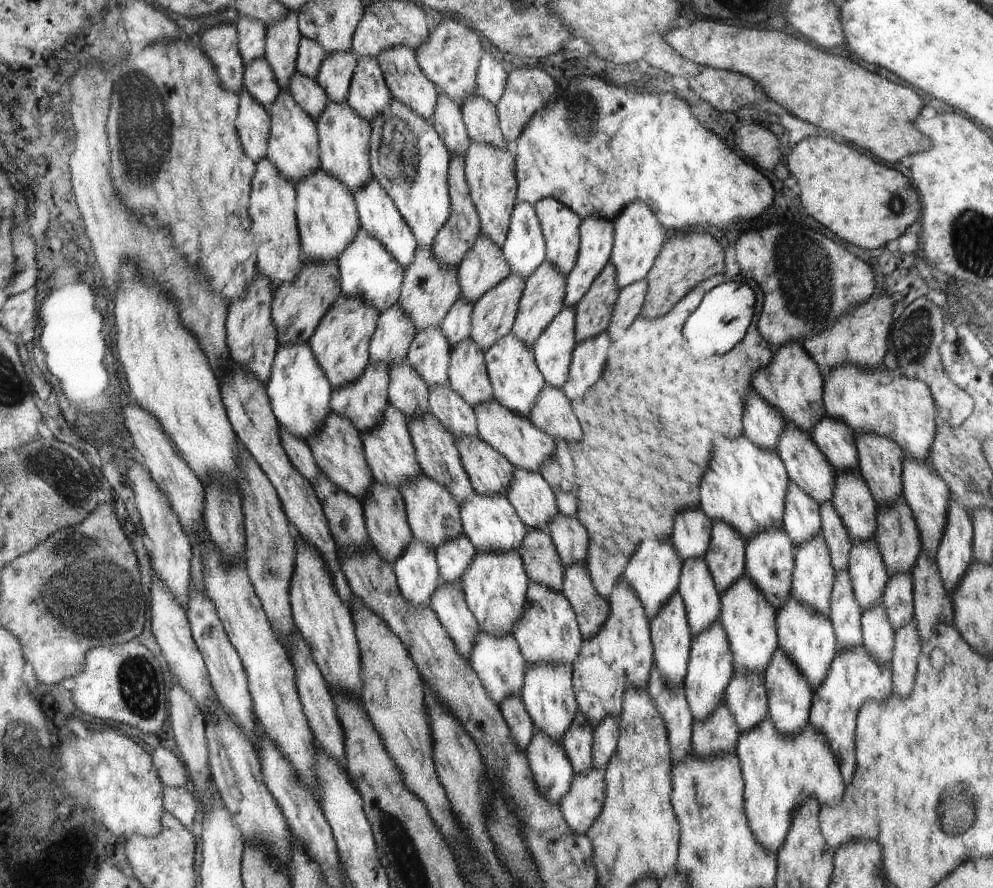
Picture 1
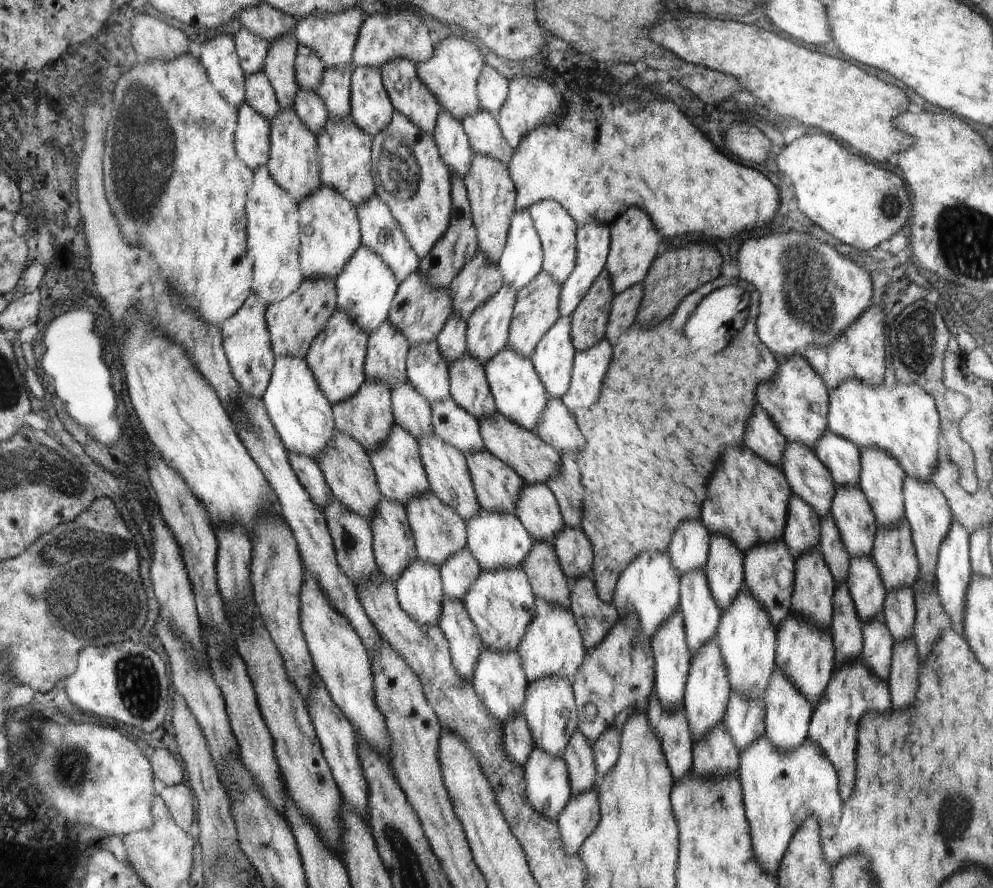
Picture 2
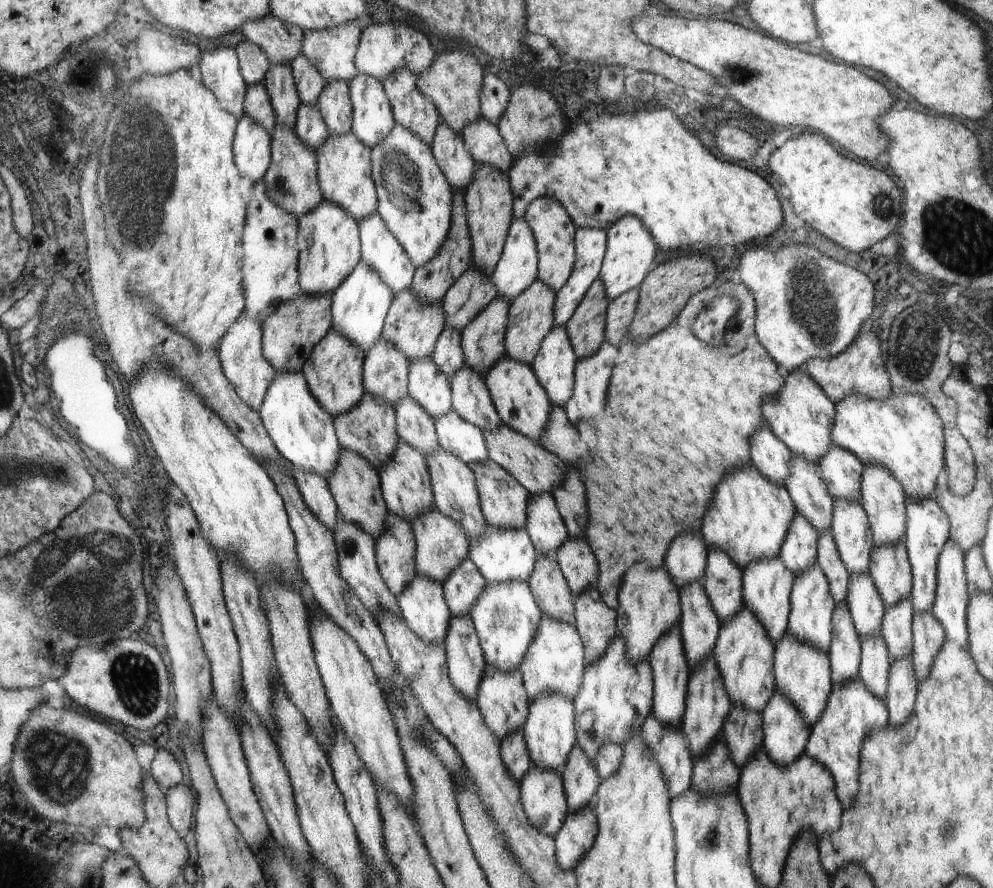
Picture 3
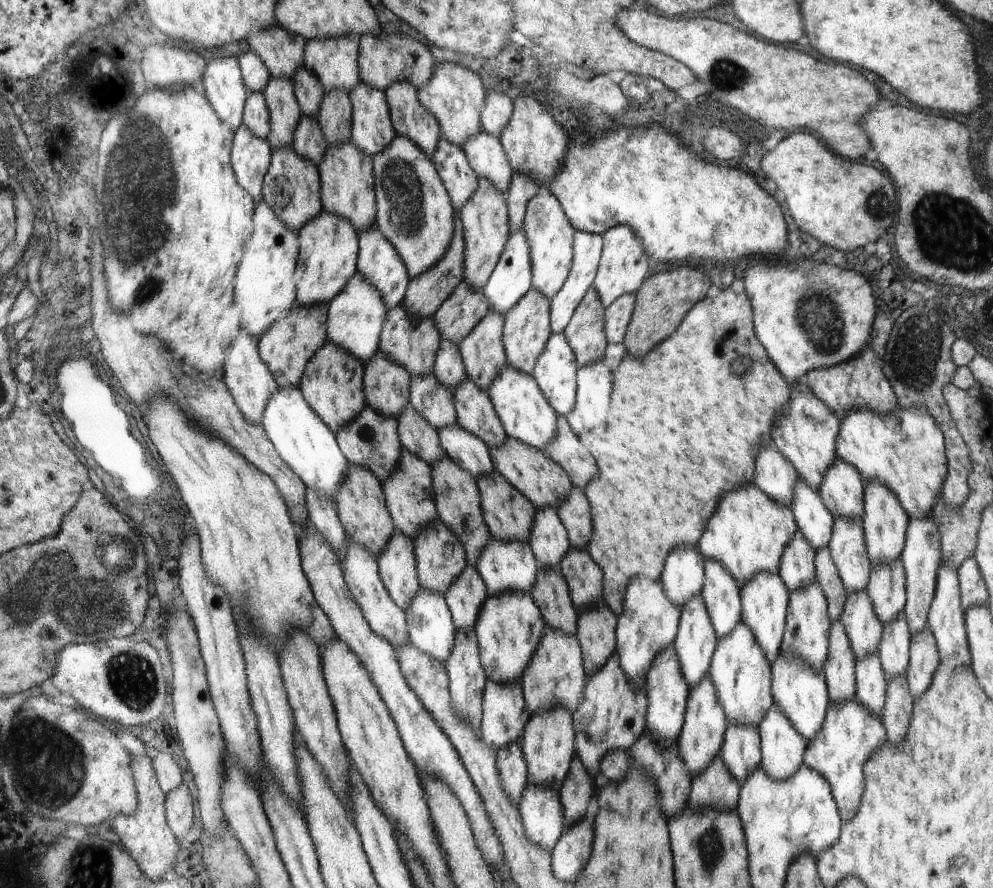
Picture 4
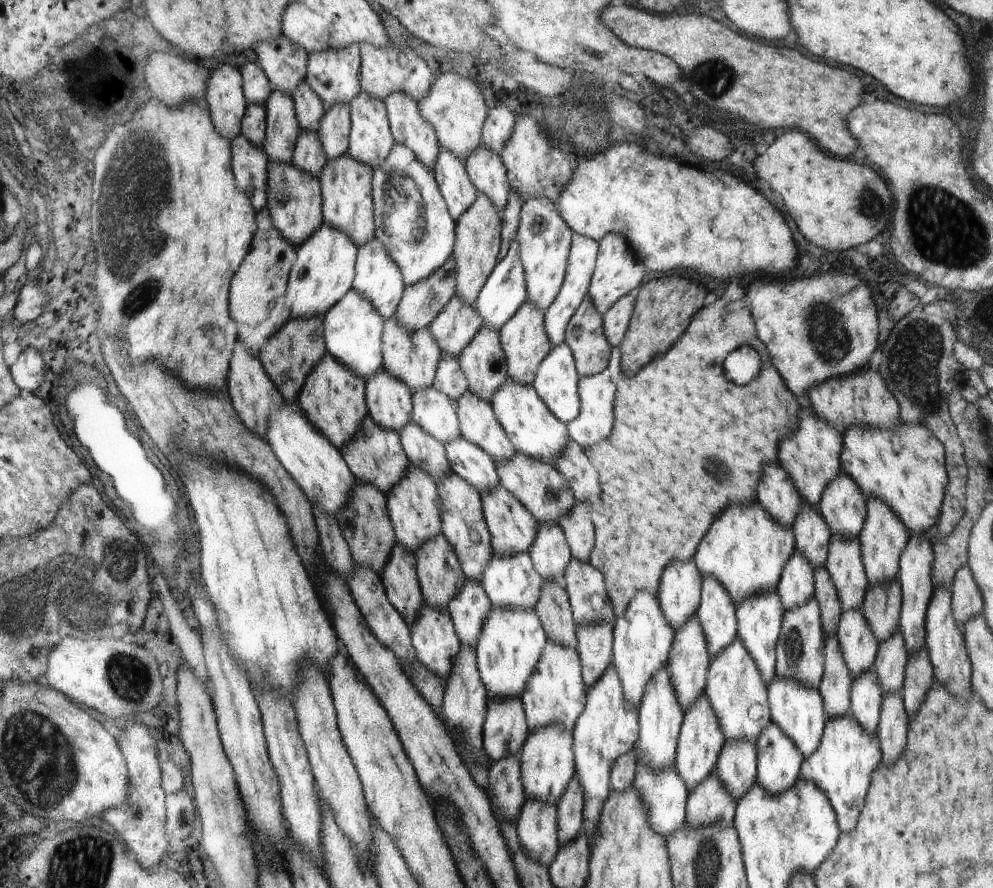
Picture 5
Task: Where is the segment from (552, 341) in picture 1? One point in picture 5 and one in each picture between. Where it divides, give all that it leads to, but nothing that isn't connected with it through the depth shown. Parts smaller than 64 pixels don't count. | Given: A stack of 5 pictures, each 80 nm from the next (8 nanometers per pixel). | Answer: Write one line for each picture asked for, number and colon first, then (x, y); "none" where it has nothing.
2: (554, 361)
3: (555, 367)
4: (557, 374)
5: (558, 384)

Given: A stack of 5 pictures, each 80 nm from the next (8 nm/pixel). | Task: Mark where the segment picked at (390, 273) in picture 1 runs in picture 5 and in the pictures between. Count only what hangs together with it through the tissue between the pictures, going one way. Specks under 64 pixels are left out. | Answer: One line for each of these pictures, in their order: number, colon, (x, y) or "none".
2: (366, 288)
3: (359, 309)
4: (355, 320)
5: (353, 330)

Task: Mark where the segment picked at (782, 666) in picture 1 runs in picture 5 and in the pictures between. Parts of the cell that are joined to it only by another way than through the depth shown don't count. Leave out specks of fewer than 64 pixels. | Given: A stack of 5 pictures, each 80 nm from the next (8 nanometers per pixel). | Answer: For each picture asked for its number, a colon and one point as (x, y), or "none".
2: (788, 712)
3: (785, 732)
4: (783, 748)
5: (779, 761)

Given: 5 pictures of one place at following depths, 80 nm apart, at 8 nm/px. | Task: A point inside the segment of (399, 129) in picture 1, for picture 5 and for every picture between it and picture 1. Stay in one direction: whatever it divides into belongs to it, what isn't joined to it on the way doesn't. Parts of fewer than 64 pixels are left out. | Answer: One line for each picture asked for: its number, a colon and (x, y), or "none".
2: (411, 176)
3: (415, 198)
4: (414, 210)
5: (413, 223)

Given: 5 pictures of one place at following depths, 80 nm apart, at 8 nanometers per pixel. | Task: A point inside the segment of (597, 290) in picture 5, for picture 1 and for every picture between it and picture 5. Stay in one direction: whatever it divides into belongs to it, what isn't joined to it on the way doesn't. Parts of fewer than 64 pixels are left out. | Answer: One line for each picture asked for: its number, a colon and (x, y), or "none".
1: (638, 235)
2: (634, 241)
3: (630, 252)
4: (624, 266)

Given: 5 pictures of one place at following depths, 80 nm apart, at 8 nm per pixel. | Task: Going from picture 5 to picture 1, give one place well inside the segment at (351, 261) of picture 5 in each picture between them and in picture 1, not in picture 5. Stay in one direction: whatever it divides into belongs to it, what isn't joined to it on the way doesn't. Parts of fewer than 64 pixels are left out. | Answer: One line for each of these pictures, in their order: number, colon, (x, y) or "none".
1: (328, 214)
2: (331, 234)
3: (330, 249)
4: (328, 259)

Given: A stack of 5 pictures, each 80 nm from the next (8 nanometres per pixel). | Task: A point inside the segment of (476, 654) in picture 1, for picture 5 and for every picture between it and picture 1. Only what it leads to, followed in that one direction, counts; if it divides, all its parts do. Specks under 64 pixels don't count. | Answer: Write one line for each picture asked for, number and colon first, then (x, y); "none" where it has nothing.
2: (499, 679)
3: (501, 696)
4: (504, 713)
5: (505, 729)

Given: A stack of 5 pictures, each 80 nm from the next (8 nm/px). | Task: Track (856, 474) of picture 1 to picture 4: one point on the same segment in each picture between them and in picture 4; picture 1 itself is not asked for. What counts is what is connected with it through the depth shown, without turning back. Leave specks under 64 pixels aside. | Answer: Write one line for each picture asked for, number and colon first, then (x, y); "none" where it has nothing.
2: (850, 508)
3: (851, 526)
4: (847, 544)

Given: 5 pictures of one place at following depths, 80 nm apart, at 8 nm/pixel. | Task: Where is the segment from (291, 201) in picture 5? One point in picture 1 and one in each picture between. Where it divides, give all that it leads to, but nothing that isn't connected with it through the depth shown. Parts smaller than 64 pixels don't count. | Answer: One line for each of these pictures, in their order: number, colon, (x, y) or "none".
1: (293, 146)
2: (294, 163)
3: (292, 178)
4: (292, 186)

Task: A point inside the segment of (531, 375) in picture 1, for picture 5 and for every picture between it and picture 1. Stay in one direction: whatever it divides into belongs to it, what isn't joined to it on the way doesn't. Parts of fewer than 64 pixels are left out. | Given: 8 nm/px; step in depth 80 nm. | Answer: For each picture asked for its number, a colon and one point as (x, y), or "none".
2: (519, 393)
3: (522, 403)
4: (526, 414)
5: (531, 427)

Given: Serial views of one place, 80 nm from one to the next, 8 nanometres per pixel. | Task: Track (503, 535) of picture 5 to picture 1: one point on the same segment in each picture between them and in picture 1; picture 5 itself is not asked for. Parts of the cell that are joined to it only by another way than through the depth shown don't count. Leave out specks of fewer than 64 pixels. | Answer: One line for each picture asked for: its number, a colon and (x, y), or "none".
1: (491, 472)
2: (497, 485)
3: (504, 500)
4: (509, 514)

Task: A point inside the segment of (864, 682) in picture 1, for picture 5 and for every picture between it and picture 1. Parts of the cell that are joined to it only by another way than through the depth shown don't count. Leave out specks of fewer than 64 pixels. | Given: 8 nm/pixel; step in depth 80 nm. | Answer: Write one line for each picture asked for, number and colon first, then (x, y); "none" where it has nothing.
2: (854, 691)
3: (853, 712)
4: (851, 732)
5: (843, 764)

